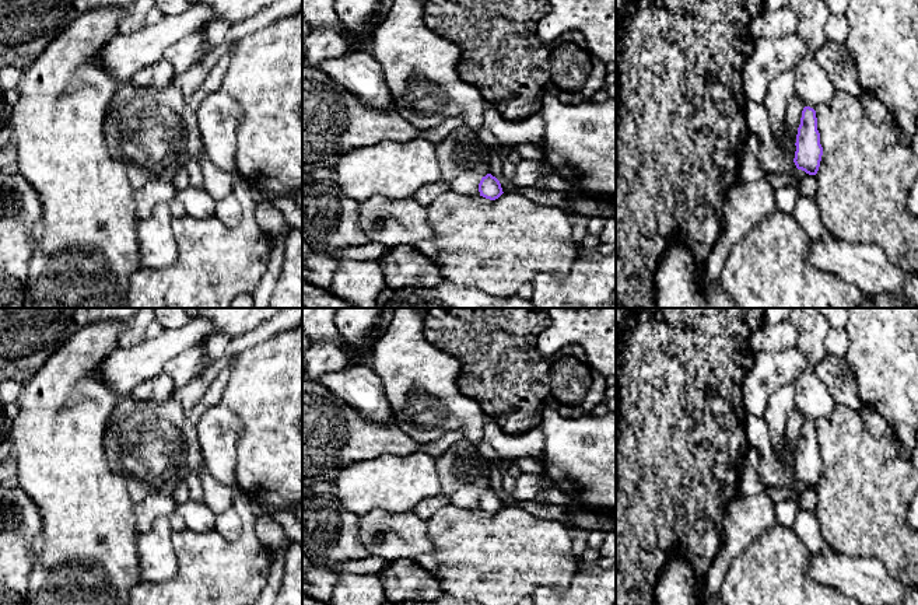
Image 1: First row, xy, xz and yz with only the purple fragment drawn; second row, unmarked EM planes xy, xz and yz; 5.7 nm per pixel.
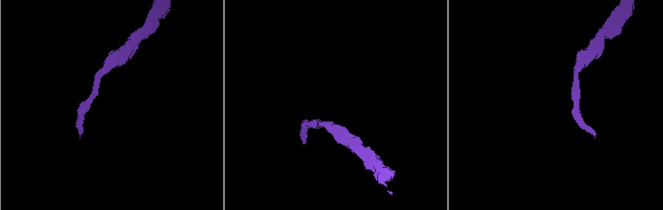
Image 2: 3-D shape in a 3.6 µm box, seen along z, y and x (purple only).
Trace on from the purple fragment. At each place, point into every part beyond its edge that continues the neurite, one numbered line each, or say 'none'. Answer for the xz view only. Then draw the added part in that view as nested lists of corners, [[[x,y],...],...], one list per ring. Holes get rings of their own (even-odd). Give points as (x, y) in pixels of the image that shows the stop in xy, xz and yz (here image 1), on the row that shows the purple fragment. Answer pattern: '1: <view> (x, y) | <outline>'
none

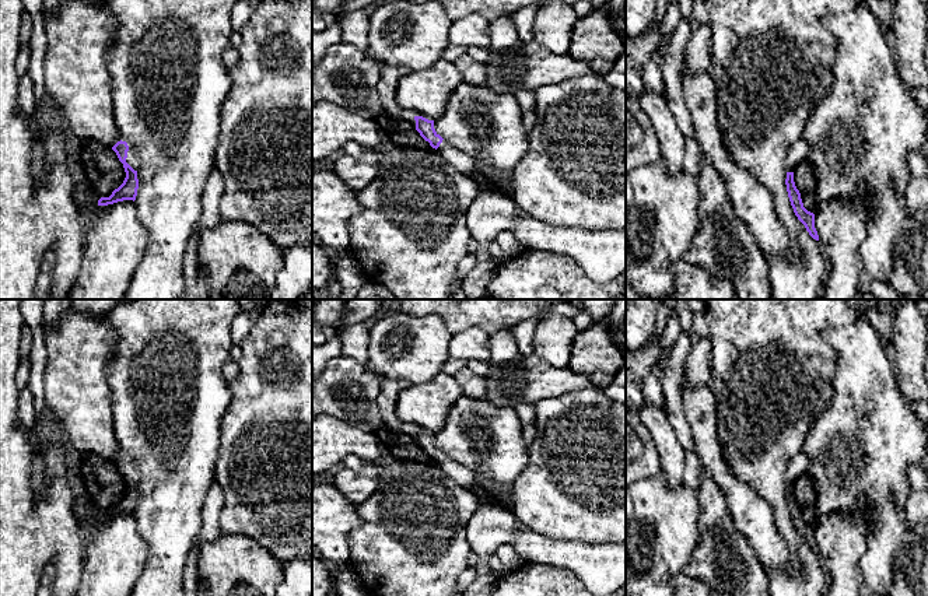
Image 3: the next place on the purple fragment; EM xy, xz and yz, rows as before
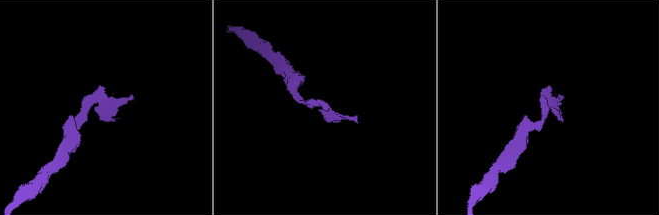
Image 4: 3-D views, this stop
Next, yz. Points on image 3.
1: yz (798, 151) | [[[801,137],[796,141],[794,141],[787,152],[785,157],[785,169],[787,172],[794,172],[794,169],[808,159],[810,146]]]

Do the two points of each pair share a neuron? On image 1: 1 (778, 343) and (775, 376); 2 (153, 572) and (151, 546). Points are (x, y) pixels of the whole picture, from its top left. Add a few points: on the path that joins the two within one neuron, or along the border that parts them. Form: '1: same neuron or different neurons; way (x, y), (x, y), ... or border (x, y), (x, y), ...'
1: different neurons; border (795, 348), (778, 352), (759, 352), (754, 356)
2: same neuron; way (153, 566), (153, 552)

